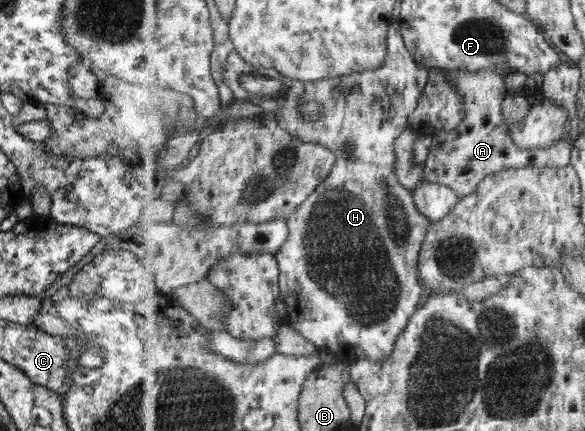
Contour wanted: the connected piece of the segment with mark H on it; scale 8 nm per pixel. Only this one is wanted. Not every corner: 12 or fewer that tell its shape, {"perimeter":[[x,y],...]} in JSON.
{"perimeter":[[430,69],[290,79],[336,154],[275,253],[284,323],[381,362],[422,301],[434,221],[396,179]]}

